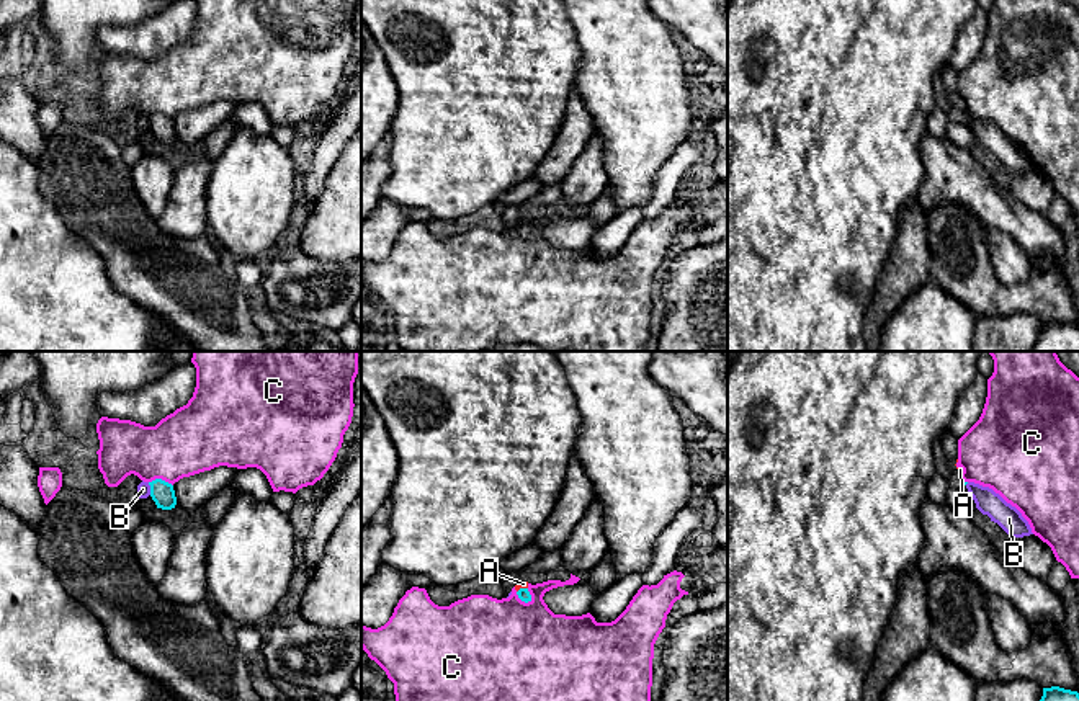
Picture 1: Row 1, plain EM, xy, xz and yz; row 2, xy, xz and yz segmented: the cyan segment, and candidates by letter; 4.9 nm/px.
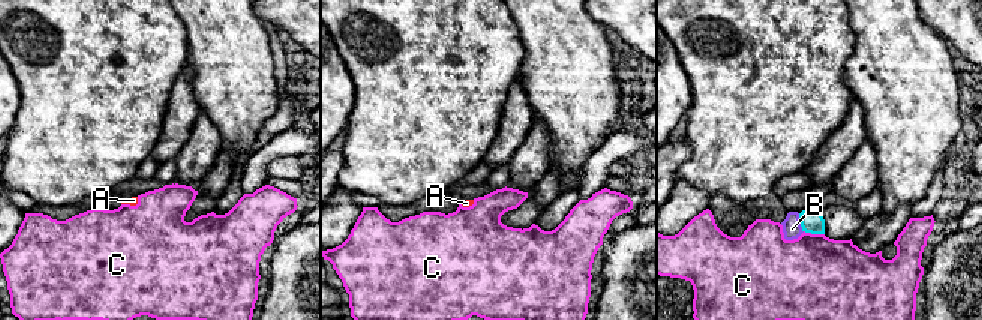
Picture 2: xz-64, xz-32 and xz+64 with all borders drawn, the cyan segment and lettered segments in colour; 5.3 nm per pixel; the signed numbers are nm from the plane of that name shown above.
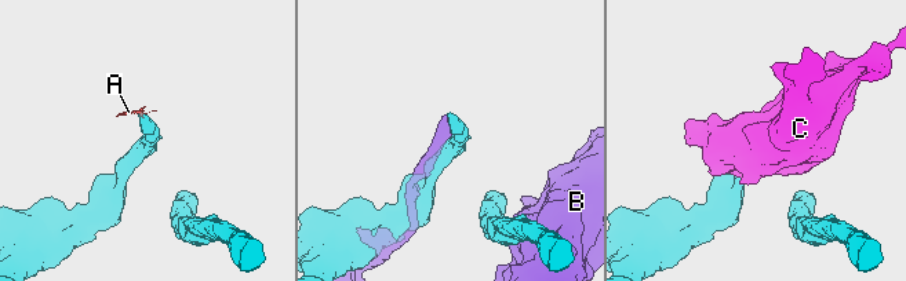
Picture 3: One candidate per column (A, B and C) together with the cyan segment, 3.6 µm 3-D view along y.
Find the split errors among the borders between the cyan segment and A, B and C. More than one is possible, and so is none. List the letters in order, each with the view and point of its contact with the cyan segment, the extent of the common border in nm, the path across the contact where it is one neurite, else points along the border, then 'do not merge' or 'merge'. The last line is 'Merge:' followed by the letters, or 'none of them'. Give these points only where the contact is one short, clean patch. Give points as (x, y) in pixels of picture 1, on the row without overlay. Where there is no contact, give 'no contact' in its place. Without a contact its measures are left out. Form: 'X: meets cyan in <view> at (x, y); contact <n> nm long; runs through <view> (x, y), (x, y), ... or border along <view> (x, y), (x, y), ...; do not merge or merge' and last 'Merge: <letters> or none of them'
A: meets cyan in xz at (522, 223); contact 60 nm long; border along xz (527, 221), (517, 226); do not merge
B: meets cyan in xy at (151, 123); contact 70 nm long; do not merge
C: meets cyan in xy at (161, 113); contact 120 nm long; border along xy (149, 115), (161, 113), (172, 120); do not merge
Merge: none of them

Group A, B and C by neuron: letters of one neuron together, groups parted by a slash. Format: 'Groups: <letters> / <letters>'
Groups: A C / B

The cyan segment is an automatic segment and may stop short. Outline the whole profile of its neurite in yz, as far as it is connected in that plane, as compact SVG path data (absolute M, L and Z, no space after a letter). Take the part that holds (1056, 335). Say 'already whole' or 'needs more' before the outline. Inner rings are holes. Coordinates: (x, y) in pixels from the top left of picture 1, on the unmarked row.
already whole; M1059 320L1043 322L1032 351L1079 351L1079 327Z

